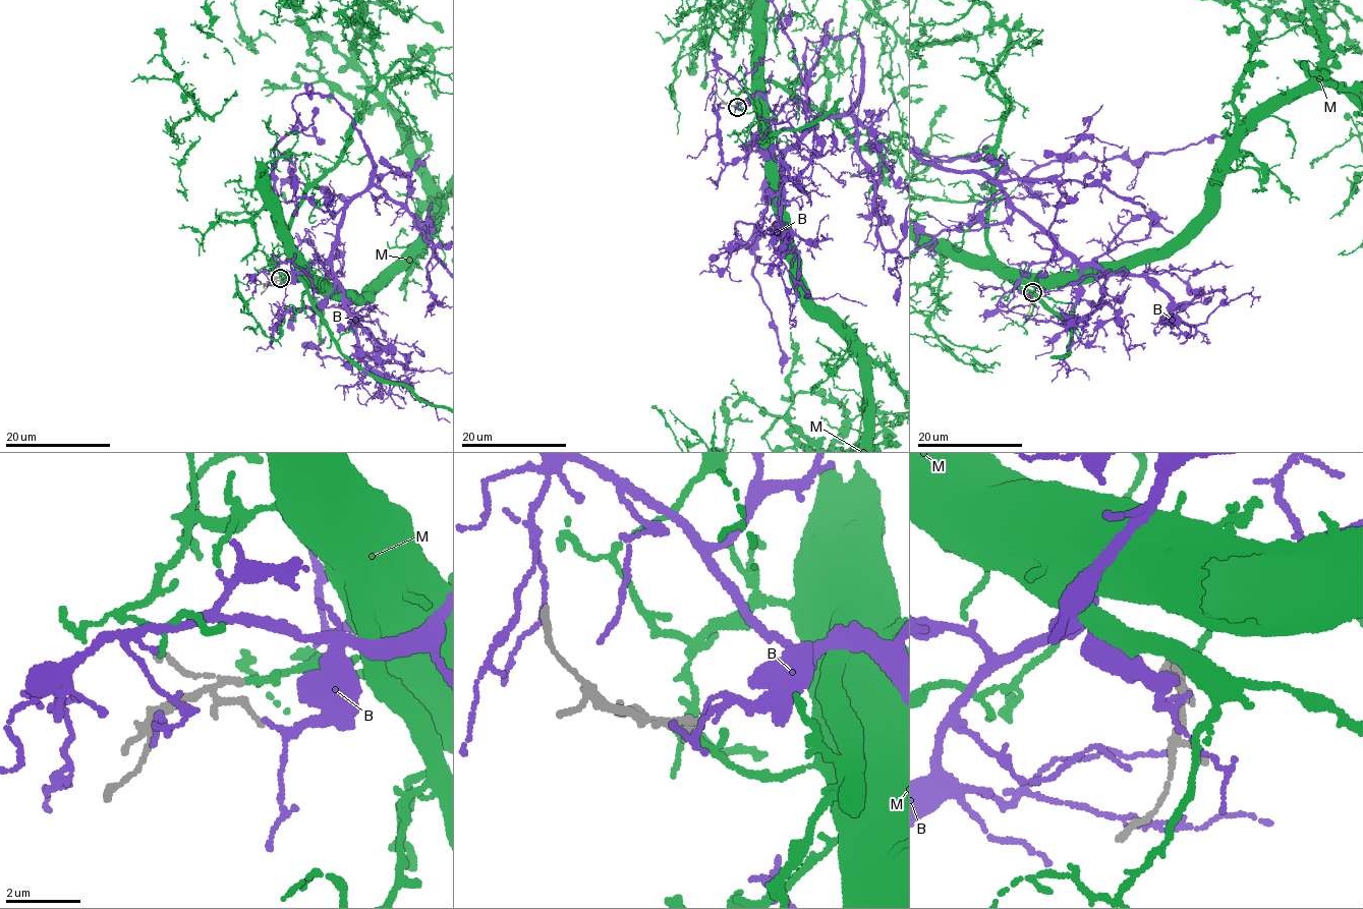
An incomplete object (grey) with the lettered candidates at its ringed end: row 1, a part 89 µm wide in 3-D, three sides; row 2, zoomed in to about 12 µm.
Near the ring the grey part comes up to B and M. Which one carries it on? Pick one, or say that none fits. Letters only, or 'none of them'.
M

